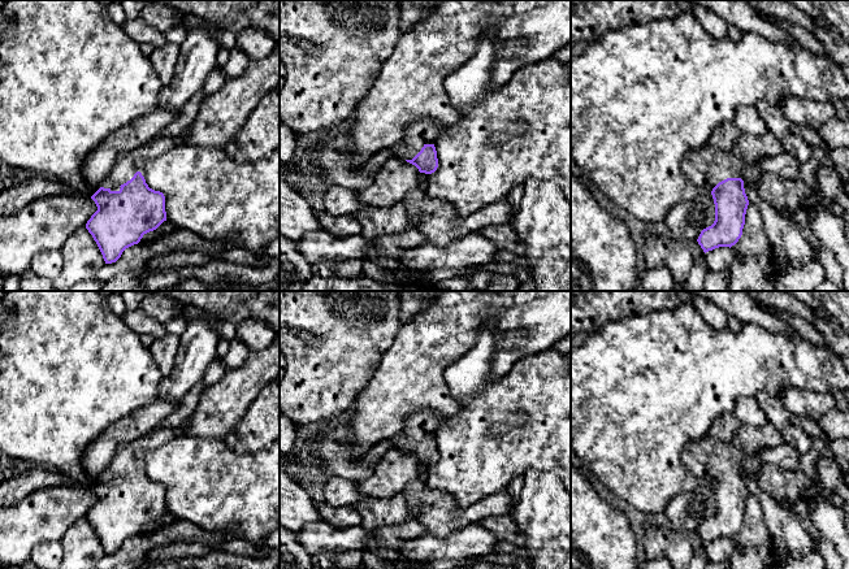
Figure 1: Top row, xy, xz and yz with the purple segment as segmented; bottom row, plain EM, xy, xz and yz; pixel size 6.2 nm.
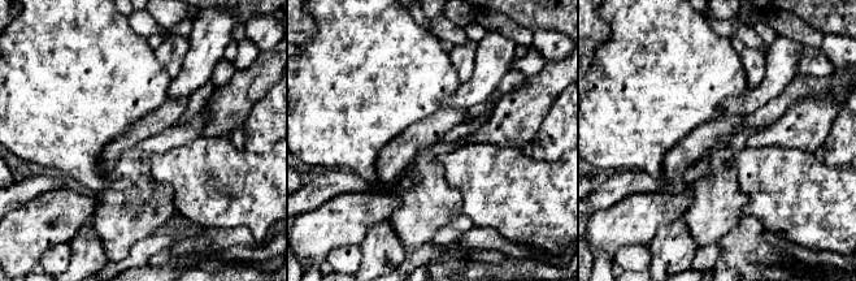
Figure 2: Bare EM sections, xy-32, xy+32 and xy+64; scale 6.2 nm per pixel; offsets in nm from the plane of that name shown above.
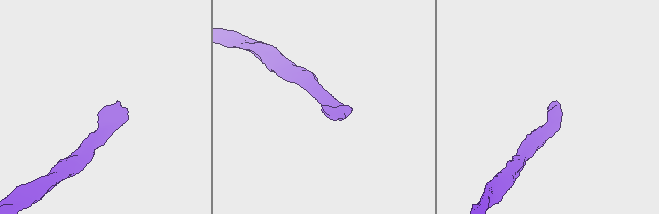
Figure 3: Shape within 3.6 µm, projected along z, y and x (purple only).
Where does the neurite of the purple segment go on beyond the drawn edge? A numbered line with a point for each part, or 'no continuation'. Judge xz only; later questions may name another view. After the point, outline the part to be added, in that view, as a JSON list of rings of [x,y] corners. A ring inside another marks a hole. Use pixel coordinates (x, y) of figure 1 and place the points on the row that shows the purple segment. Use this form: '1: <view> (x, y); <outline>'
1: xz (416, 134); [[[432,120],[410,123],[404,129],[402,142],[393,148],[395,157],[412,160],[425,144],[434,144],[438,125]]]

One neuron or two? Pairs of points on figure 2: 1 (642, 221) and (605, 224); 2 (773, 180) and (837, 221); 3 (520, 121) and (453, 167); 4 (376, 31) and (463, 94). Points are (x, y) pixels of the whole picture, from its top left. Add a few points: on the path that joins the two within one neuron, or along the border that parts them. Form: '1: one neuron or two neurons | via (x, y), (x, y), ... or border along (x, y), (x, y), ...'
1: one neuron | via (633, 221), (615, 224)
2: one neuron | via (789, 190), (807, 202), (821, 207)
3: two neurons | border along (466, 143), (509, 145), (517, 148)
4: two neurons | border along (460, 82), (456, 91), (442, 107)

